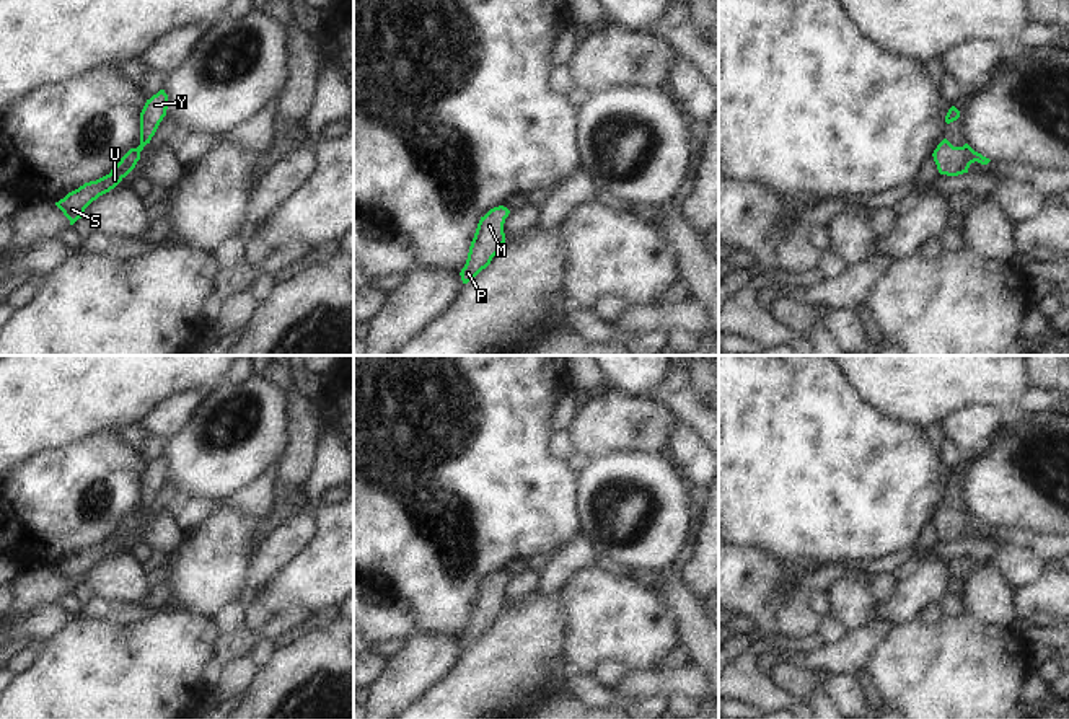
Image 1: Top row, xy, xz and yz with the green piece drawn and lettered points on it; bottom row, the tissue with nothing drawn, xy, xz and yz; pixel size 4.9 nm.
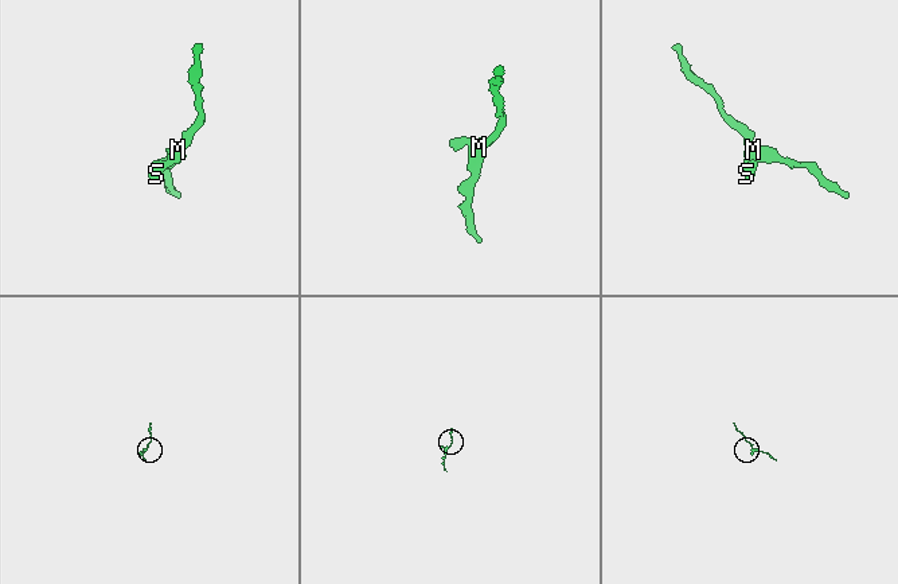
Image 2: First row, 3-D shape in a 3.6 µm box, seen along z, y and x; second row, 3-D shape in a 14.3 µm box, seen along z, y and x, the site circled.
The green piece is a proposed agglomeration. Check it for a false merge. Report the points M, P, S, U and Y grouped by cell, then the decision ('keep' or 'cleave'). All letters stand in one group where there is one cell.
M P S U Y | keep

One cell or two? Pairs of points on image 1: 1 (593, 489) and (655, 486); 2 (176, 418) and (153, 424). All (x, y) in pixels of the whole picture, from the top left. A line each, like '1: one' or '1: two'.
1: one
2: one

